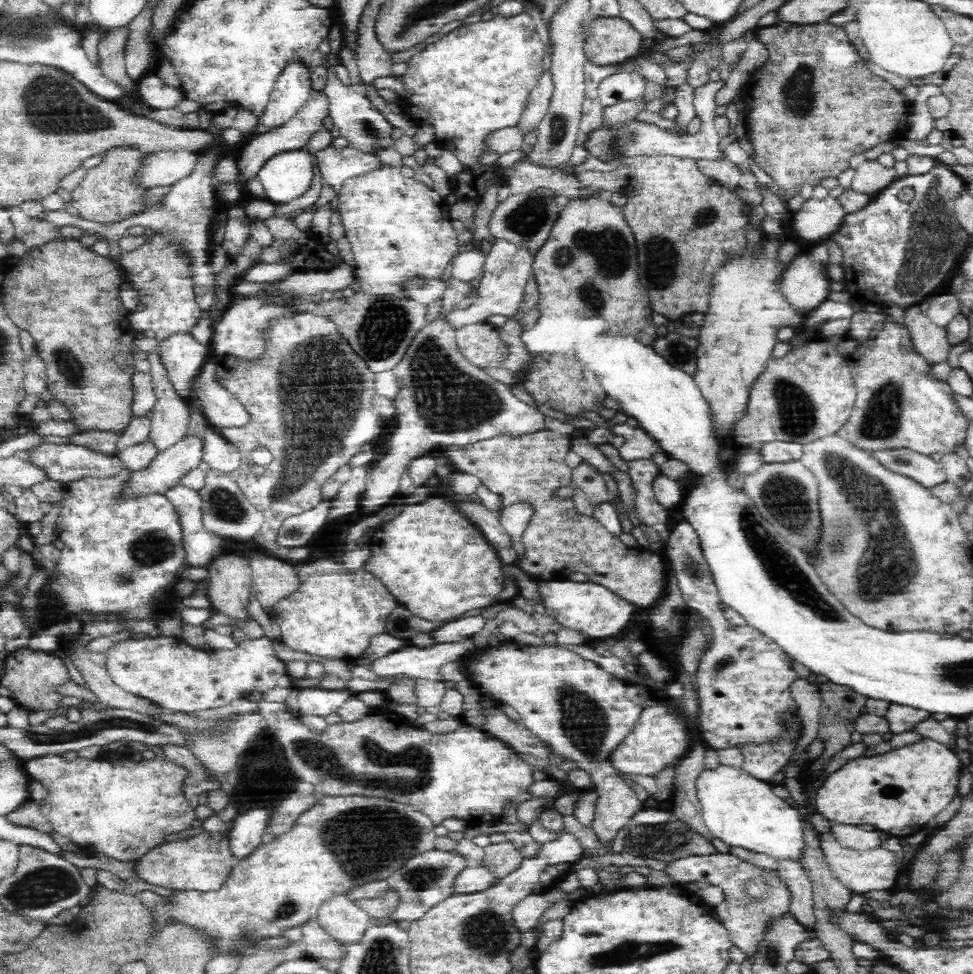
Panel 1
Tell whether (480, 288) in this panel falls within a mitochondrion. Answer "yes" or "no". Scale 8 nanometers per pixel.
no

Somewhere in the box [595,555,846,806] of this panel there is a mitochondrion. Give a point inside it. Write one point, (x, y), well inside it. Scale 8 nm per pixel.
(722, 665)

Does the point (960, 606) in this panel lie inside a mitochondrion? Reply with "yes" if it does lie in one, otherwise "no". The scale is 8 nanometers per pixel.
no

